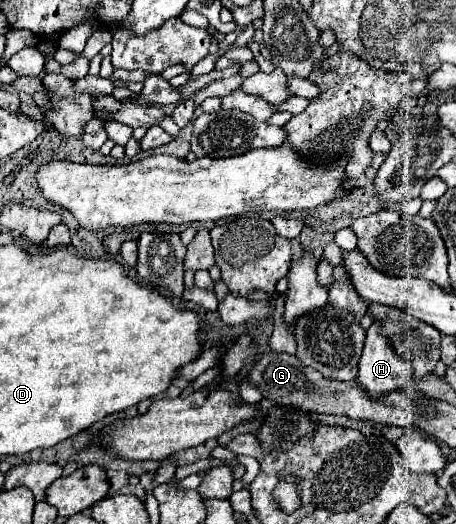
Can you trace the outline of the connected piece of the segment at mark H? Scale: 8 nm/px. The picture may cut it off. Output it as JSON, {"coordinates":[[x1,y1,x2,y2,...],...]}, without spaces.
{"coordinates":[[373,323,367,329,367,339,363,355,359,361,357,381,371,397,391,393,403,387,413,373,413,363,403,359,391,345,391,341,381,335,381,325]]}

